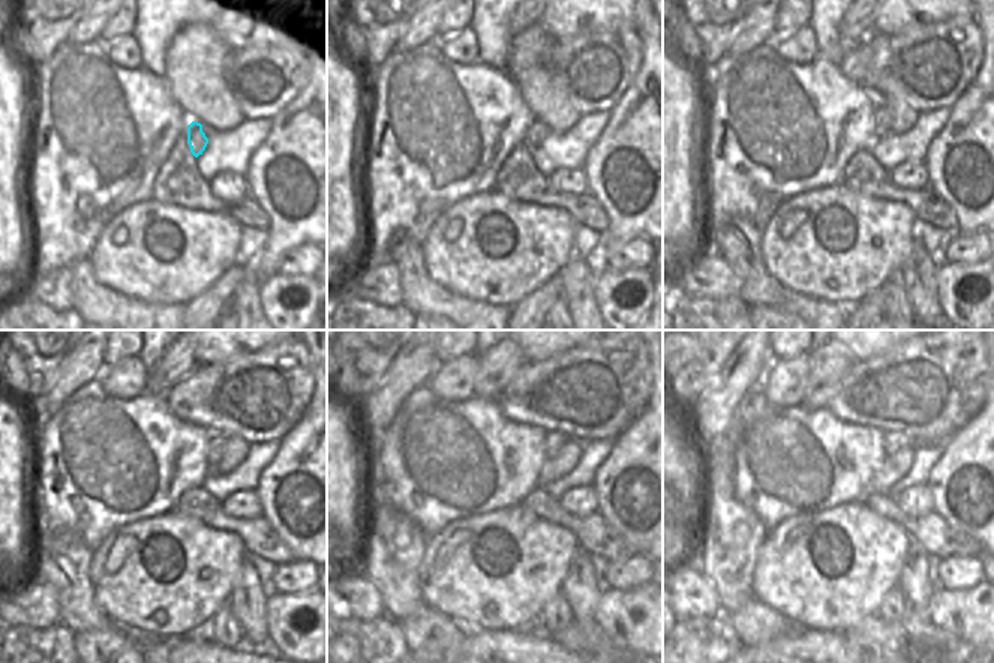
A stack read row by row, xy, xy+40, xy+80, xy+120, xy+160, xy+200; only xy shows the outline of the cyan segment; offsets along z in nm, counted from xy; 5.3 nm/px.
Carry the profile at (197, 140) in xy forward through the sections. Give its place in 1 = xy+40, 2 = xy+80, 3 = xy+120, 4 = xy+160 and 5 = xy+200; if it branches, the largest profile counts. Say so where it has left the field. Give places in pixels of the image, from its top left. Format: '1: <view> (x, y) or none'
1: xy+40 (537, 132)
2: xy+80 (882, 114)
3: xy+120 (216, 441)
4: xy+160 (553, 441)
5: xy+200 (894, 441)

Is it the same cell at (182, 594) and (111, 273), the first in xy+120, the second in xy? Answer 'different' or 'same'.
same

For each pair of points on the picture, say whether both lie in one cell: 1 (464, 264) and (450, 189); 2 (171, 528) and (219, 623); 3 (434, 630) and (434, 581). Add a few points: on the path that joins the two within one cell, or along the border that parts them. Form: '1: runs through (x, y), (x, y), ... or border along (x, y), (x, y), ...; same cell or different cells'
1: border along (486, 189), (455, 201), (429, 228); different cells
2: border along (228, 603), (203, 629); different cells
3: border along (425, 603), (452, 620); different cells

